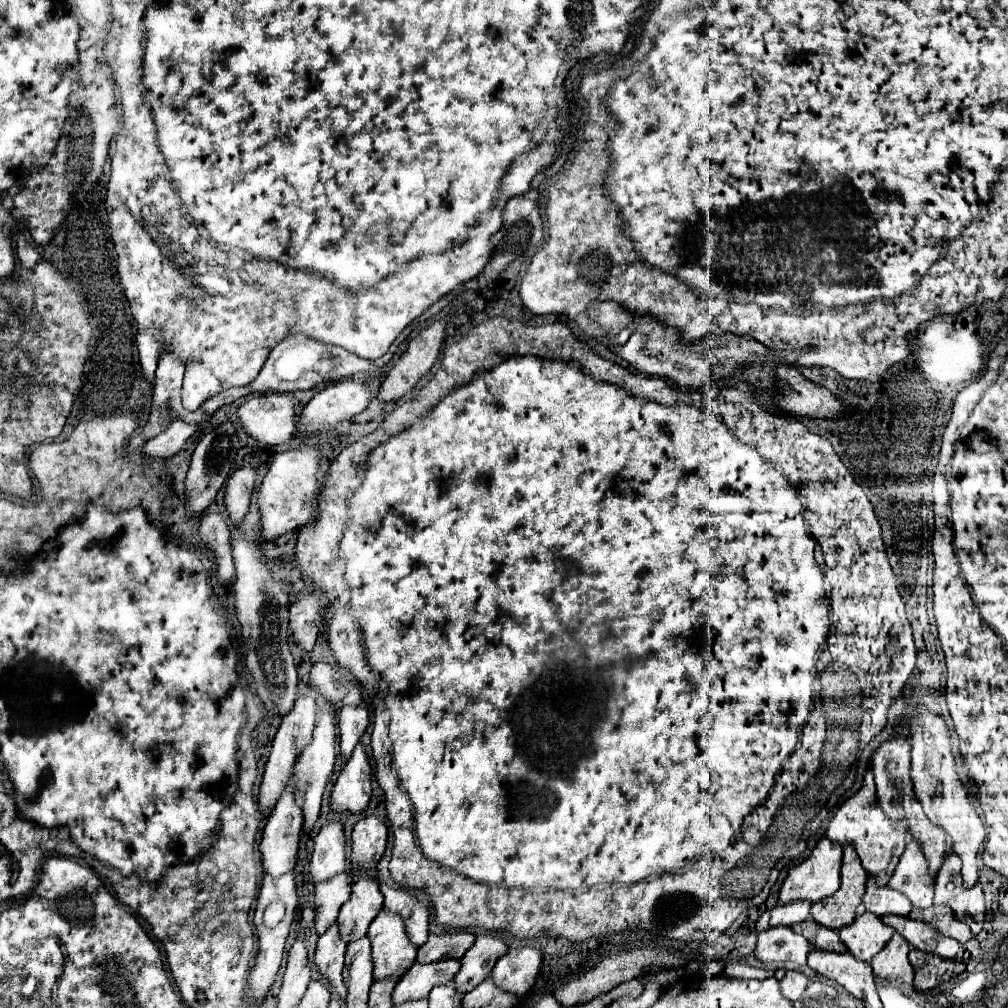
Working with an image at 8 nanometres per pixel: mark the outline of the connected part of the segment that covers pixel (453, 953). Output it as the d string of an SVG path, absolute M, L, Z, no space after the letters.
M452 930L446 934L428 934L428 940L424 946L418 948L416 962L418 964L432 964L444 958L456 958L460 960L464 952L474 944L476 936L466 930Z

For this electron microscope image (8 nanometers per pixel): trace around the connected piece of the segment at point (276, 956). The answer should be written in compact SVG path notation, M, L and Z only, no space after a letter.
M288 872L280 878L270 878L264 876L262 882L262 890L258 896L258 904L256 904L256 912L254 912L254 926L258 930L258 956L256 956L256 964L250 970L250 998L262 1002L280 970L282 964L282 954L284 954L284 944L290 932L290 924L294 918L294 908L298 904L298 896L296 896L296 884L294 884L294 874Z

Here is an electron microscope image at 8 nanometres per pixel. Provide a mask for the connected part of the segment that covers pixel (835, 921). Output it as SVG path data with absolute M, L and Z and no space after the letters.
M854 844L844 846L842 856L842 884L834 896L818 900L812 904L814 922L838 930L852 924L856 918L856 908L862 902L862 892L866 892L866 870L854 852Z

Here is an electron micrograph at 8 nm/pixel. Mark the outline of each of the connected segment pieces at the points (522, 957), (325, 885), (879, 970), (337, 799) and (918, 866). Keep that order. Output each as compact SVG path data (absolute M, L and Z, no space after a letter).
M520 946L510 948L494 966L492 978L498 988L512 992L516 996L524 996L540 970L542 952L536 946Z
M342 872L326 882L314 882L316 892L316 932L324 934L330 924L336 922L342 904L350 898L350 872Z
M896 932L890 938L890 944L886 944L886 948L882 948L882 952L878 952L878 956L874 956L874 960L870 962L876 978L912 984L914 968L908 960L908 952L910 944L906 944L906 940L902 940L902 936L898 936Z
M356 744L352 756L346 760L334 788L332 810L360 812L368 806L372 796L372 770L362 744Z
M918 840L908 842L888 884L890 888L906 894L914 906L932 906L934 876L930 876L930 868L926 868L926 856L922 856L922 846L918 844Z

